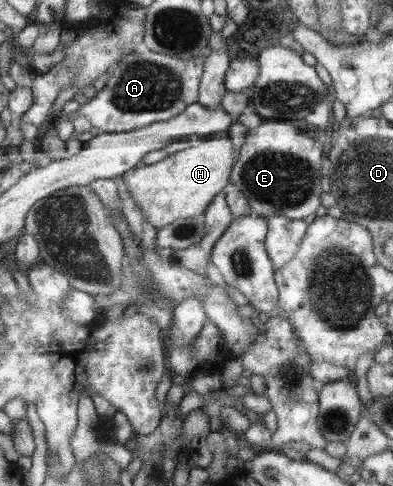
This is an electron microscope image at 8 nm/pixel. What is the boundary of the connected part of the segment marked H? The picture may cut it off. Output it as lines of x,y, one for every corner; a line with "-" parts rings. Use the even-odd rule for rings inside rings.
226,133
201,138
199,146
172,154
157,164
137,167
126,175
129,192
143,208
155,229
161,231
180,218
195,218
205,214
211,201
231,182
233,165
238,151

